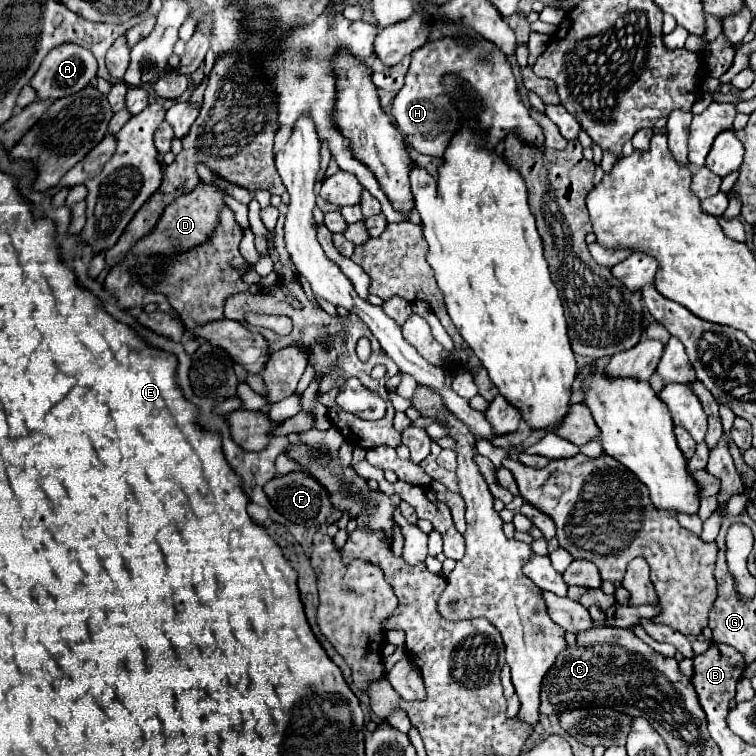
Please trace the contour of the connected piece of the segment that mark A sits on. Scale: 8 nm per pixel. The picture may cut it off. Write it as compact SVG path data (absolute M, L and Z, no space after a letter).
M62 44L42 60L38 72L30 80L30 86L36 90L38 100L50 100L50 98L58 100L80 92L90 84L94 76L96 76L96 58L90 54L90 50L74 44Z

